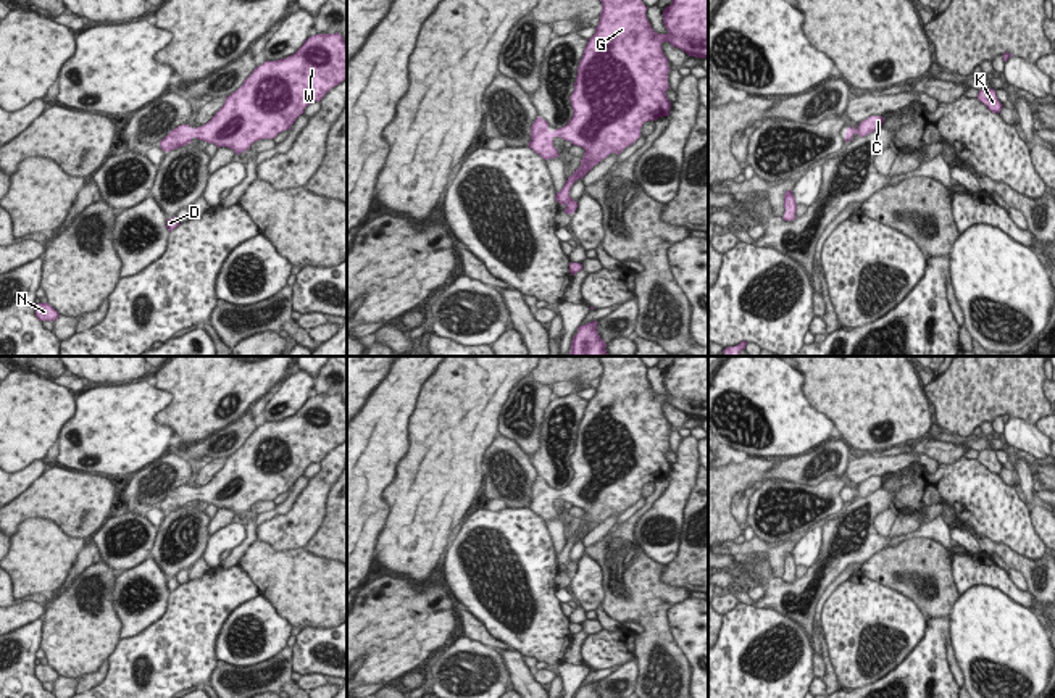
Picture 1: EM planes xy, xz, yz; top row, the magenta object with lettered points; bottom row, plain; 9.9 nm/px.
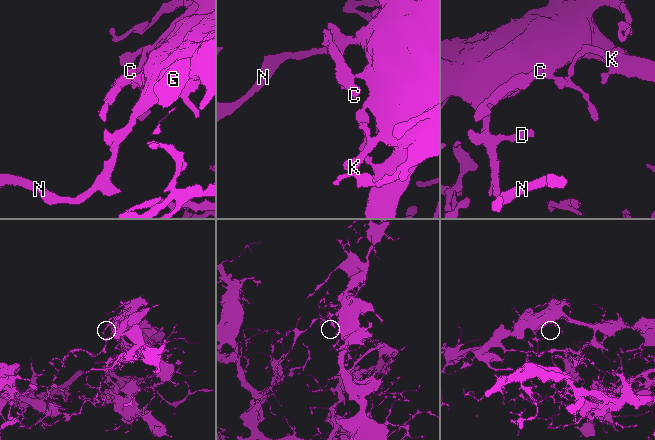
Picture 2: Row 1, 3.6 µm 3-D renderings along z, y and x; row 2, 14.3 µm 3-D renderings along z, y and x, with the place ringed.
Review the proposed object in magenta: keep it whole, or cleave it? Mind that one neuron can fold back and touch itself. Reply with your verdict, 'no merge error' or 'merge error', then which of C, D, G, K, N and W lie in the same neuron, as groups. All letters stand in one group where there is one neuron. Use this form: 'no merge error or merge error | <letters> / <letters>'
no merge error | C D G K N W

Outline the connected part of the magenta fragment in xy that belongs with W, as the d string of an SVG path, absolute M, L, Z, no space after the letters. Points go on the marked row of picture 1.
M339 32L311 35L294 55L256 66L206 124L194 129L177 126L160 147L171 152L195 137L239 155L256 140L290 129L311 102L321 102L345 79L344 37Z

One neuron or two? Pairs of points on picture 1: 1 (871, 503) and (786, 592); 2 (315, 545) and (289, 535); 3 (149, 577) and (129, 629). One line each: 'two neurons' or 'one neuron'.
1: one neuron
2: two neurons
3: one neuron

